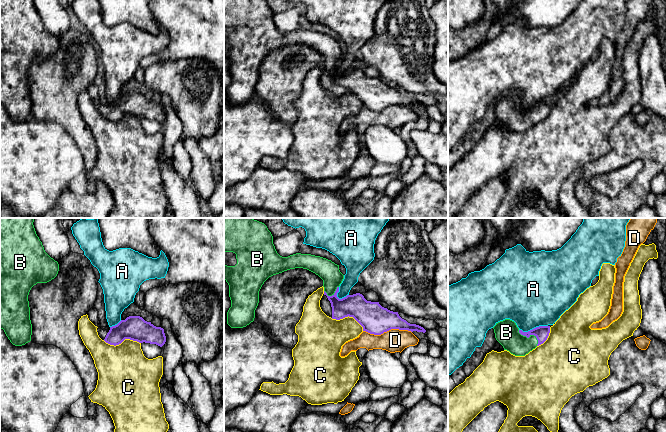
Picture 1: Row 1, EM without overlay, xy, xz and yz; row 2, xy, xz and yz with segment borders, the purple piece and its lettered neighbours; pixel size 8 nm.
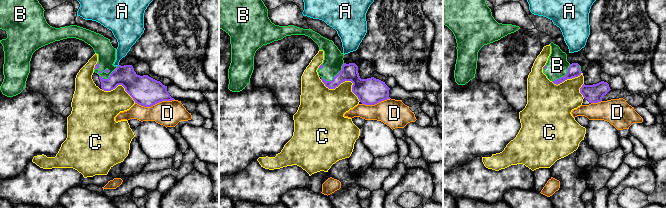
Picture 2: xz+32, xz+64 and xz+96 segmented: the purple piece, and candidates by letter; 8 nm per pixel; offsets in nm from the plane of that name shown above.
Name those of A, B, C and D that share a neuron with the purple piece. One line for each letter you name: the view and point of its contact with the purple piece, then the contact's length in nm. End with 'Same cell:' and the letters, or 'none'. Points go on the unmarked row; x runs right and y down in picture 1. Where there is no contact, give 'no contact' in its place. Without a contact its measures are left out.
B: meets purple in yz at (529, 112); contact 200 nm long
Same cell: B

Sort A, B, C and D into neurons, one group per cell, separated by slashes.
A / B / C / D

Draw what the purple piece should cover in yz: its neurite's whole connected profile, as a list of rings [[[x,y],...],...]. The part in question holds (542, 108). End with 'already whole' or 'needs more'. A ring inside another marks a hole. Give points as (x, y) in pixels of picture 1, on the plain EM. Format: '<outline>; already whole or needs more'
[[[505,95],[493,103],[496,116],[515,132],[525,132],[543,120],[550,109],[550,102],[539,102],[528,108],[520,106],[516,99]]]; needs more

